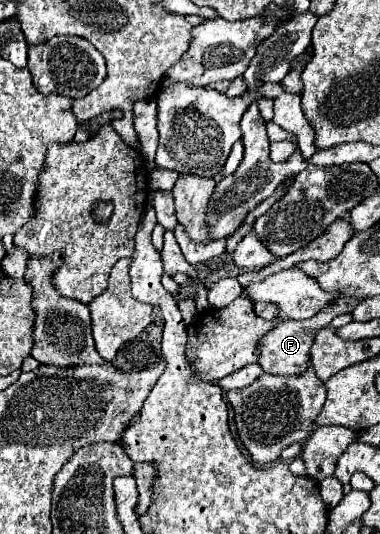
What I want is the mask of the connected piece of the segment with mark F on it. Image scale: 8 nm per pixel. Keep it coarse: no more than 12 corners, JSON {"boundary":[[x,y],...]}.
{"boundary":[[339,297],[311,319],[279,323],[261,339],[261,367],[303,375],[315,333],[363,297]]}

